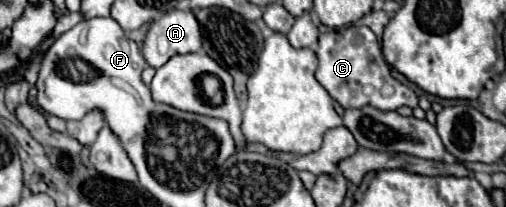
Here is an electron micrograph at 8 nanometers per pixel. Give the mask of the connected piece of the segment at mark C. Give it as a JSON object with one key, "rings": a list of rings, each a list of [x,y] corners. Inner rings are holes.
{"rings":[[[352,25],[322,33],[316,55],[318,55],[316,79],[324,85],[330,97],[342,109],[362,109],[366,105],[372,105],[374,109],[380,111],[394,111],[402,105],[408,105],[412,109],[418,107],[416,93],[392,77],[390,67],[382,57],[378,39],[368,27]]]}

